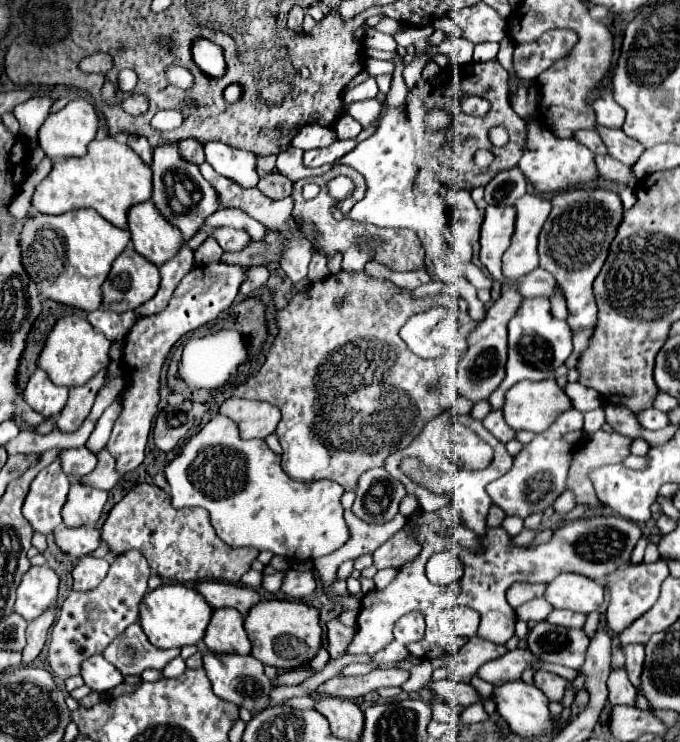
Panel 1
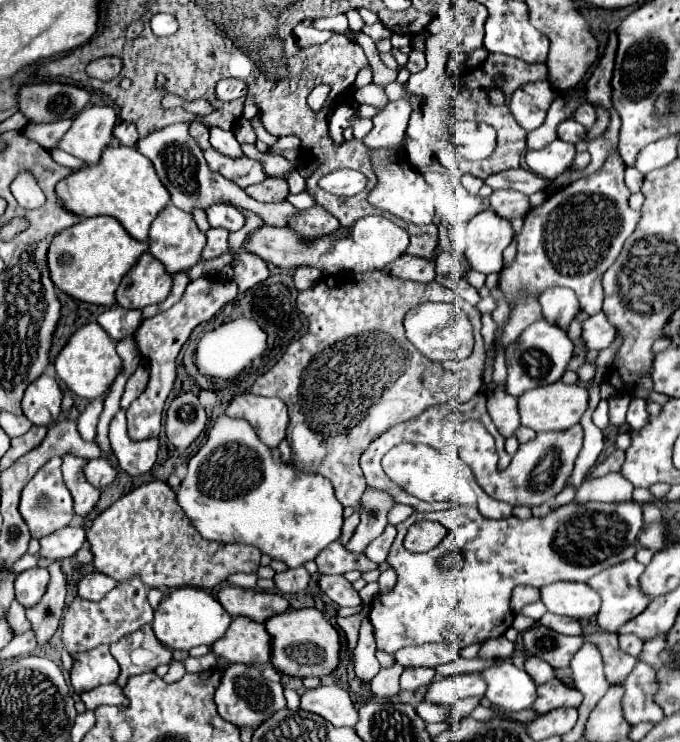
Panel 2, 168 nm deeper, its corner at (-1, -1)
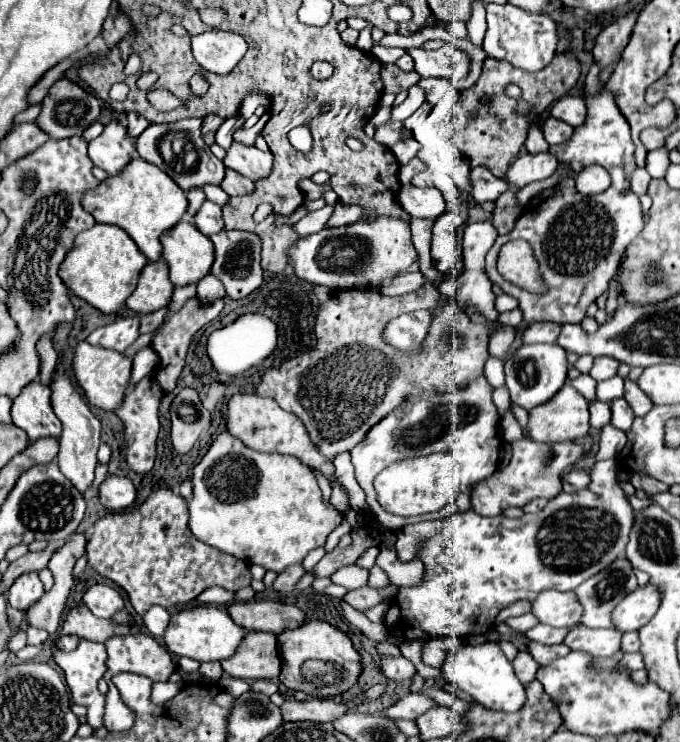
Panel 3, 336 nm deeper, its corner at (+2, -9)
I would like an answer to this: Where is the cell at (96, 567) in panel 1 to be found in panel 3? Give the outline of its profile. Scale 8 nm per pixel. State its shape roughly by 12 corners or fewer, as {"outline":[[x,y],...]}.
{"outline":[[106,584],[90,586],[82,604],[100,618],[124,608]]}

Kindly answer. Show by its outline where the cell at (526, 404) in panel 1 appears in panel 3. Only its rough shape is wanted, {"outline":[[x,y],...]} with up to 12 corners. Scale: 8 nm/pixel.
{"outline":[[564,384],[528,412],[536,442],[580,440],[590,430],[586,398]]}

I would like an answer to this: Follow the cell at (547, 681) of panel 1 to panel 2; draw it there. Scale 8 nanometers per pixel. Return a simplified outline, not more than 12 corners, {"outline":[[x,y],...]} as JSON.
{"outline":[[537,656],[525,660],[525,672],[539,686],[551,680],[553,668]]}

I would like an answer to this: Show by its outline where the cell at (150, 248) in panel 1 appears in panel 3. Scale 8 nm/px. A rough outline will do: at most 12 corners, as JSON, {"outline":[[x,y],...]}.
{"outline":[[182,218],[160,238],[174,286],[202,280],[214,248]]}

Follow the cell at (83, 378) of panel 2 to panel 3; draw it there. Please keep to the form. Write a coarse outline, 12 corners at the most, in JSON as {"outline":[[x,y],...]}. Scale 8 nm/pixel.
{"outline":[[78,342],[74,380],[86,400],[114,410],[128,388],[132,360]]}

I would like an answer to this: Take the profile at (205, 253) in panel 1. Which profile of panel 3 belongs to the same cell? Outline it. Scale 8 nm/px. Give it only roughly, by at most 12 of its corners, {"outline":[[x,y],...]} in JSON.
{"outline":[[224,230],[212,274],[226,296],[246,298],[262,284],[260,238]]}

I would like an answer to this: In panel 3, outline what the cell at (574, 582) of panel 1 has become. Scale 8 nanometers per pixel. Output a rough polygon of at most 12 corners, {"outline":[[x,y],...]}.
{"outline":[[548,590],[532,602],[542,624],[574,628],[584,608],[574,592]]}

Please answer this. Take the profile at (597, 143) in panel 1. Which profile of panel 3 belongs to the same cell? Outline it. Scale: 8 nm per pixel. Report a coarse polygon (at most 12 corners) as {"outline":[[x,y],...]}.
{"outline":[[552,116],[542,130],[550,146],[568,142],[572,126]]}

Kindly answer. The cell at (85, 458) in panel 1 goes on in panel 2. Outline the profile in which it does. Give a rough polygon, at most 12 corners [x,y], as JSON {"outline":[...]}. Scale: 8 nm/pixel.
{"outline":[[105,458],[85,466],[87,480],[107,488],[117,478],[117,468]]}

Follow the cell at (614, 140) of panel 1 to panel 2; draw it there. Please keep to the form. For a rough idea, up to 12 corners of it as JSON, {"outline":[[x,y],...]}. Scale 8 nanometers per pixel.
{"outline":[[583,102],[577,106],[573,118],[585,128],[595,124],[595,110]]}

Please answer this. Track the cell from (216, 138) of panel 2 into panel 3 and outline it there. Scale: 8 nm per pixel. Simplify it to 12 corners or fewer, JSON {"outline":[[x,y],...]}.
{"outline":[[242,114],[224,124],[216,132],[216,144],[228,150],[232,132],[244,124]]}

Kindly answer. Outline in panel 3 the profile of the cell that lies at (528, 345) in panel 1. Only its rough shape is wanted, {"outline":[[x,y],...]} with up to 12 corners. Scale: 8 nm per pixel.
{"outline":[[524,344],[506,358],[510,400],[530,410],[566,382],[566,350]]}

